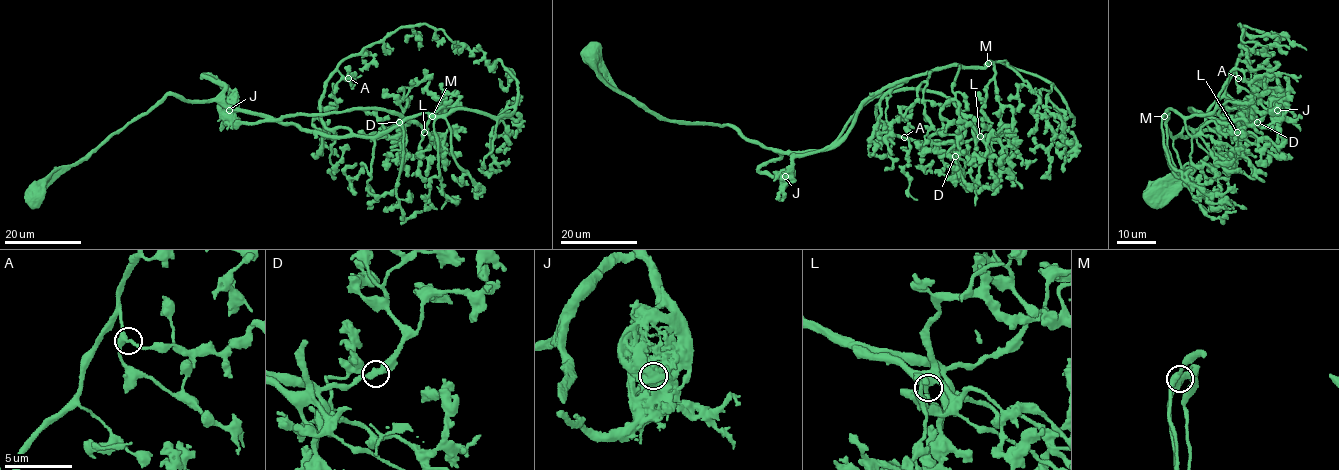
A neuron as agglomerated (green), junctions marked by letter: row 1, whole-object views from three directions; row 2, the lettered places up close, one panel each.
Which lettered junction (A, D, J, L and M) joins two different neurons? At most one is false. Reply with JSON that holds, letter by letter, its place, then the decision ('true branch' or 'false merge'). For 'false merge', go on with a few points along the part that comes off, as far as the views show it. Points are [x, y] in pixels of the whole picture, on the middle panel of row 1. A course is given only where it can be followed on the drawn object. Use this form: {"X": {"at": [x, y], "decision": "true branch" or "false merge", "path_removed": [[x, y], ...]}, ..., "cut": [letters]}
{"A": {"at": [904, 137], "decision": "true branch"}, "D": {"at": [955, 156], "decision": "true branch"}, "J": {"at": [785, 176], "decision": "false merge", "path_removed": [[784, 176], [874, 97], [922, 89], [999, 142], [999, 177], [987, 183]]}, "L": {"at": [980, 136], "decision": "true branch"}, "M": {"at": [988, 63], "decision": "true branch"}, "cut": ["J"]}

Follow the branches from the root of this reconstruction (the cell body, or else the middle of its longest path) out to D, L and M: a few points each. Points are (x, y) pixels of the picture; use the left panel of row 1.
D: (37, 196), (55, 169), (87, 158), (166, 95), (221, 101), (273, 119), (385, 109), (408, 122), (399, 122)
L: (37, 196), (55, 169), (87, 158), (166, 95), (221, 101), (273, 119), (385, 109), (414, 120), (424, 132)
M: (37, 196), (55, 169), (87, 158), (166, 95), (221, 101), (327, 136), (377, 137), (410, 117), (431, 115)

